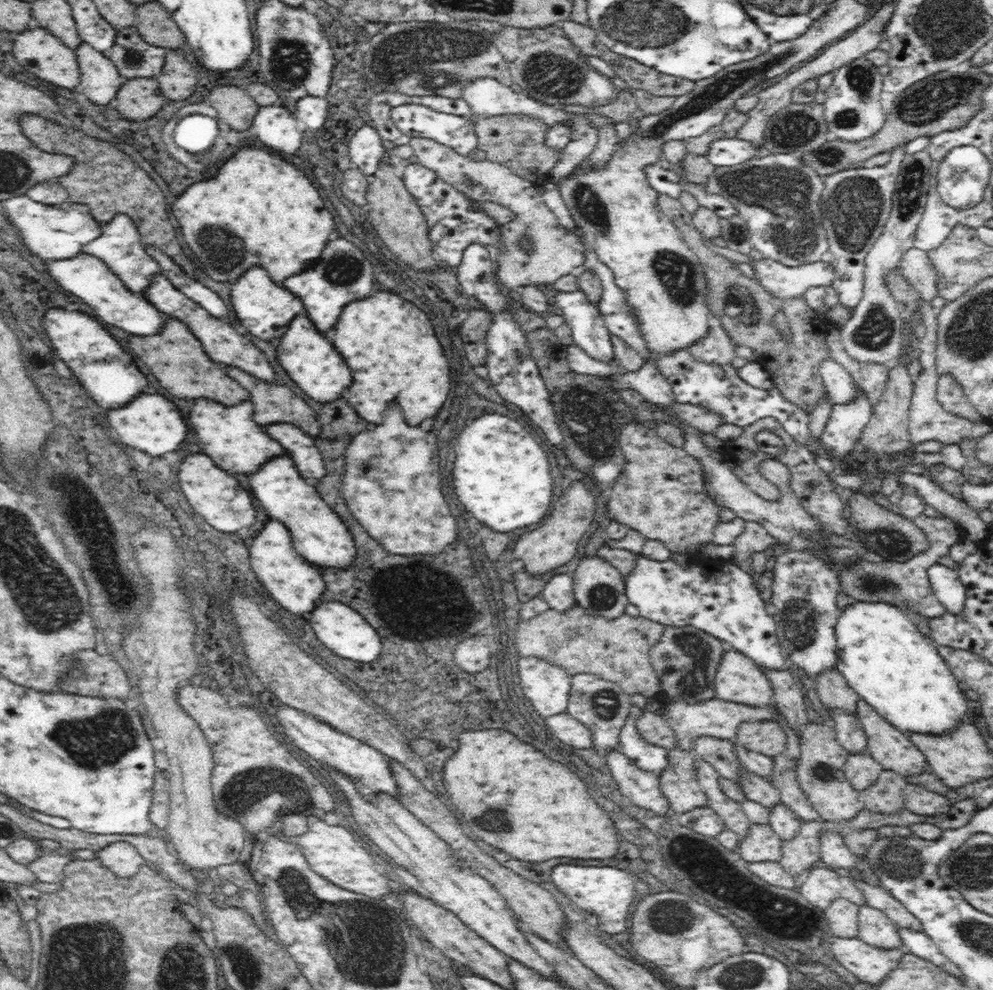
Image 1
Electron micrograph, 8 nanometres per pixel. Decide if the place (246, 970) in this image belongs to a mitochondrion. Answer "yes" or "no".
yes

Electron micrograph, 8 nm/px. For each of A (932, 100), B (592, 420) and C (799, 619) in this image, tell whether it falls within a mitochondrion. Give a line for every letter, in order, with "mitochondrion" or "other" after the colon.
A: mitochondrion
B: mitochondrion
C: mitochondrion

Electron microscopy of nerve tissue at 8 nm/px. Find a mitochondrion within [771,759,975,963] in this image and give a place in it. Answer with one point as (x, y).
(900, 862)

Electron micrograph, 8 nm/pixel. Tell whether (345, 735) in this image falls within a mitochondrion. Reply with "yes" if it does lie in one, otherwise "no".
no

